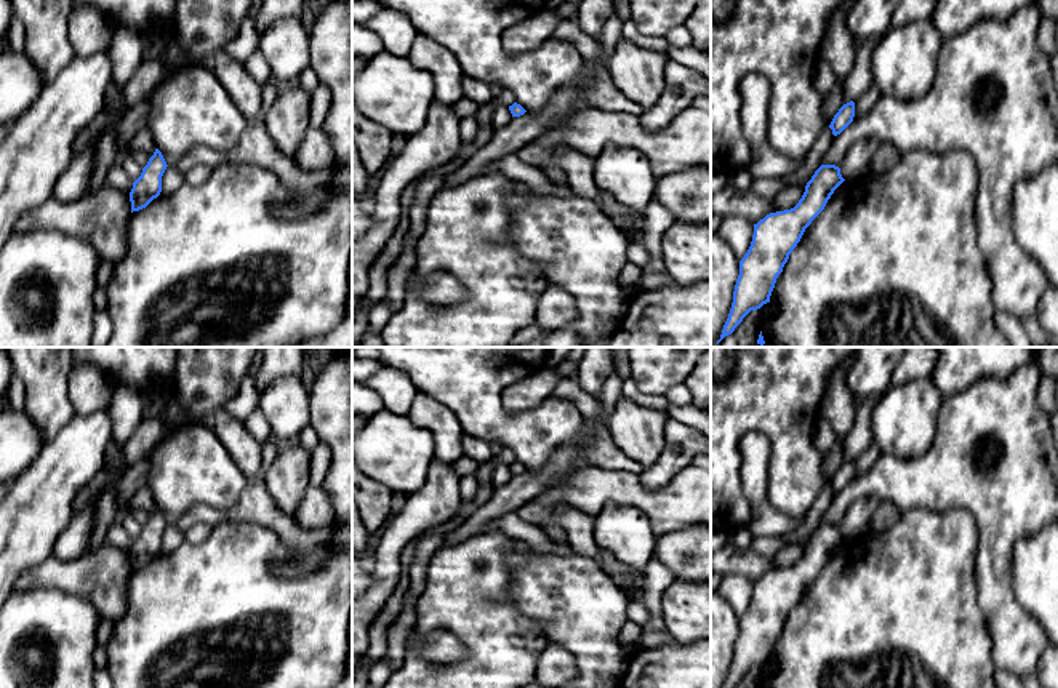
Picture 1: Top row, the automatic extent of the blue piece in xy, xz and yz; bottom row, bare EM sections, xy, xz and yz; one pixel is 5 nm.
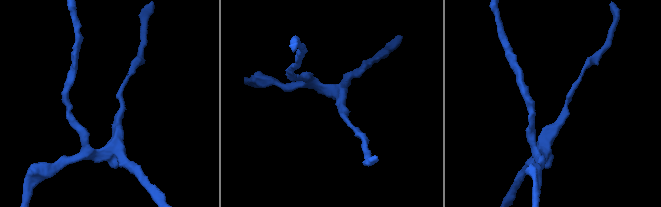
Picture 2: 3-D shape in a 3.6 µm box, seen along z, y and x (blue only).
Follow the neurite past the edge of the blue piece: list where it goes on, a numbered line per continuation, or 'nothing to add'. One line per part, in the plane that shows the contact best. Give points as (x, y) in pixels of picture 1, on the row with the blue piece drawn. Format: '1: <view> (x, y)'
nothing to add

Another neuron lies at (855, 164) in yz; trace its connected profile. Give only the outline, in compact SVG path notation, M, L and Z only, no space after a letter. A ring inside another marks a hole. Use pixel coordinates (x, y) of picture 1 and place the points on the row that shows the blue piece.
M863 138L852 144L839 166L842 178L856 179L866 174L879 146L880 142L874 138Z

